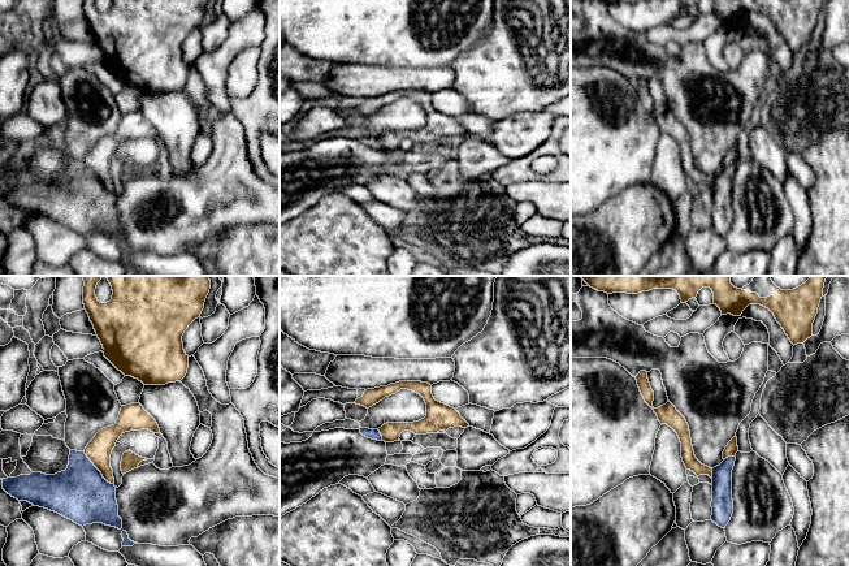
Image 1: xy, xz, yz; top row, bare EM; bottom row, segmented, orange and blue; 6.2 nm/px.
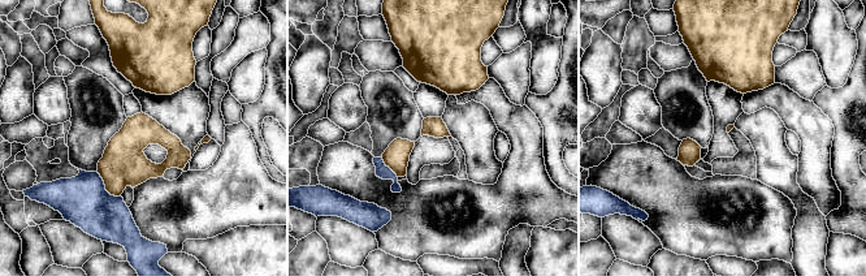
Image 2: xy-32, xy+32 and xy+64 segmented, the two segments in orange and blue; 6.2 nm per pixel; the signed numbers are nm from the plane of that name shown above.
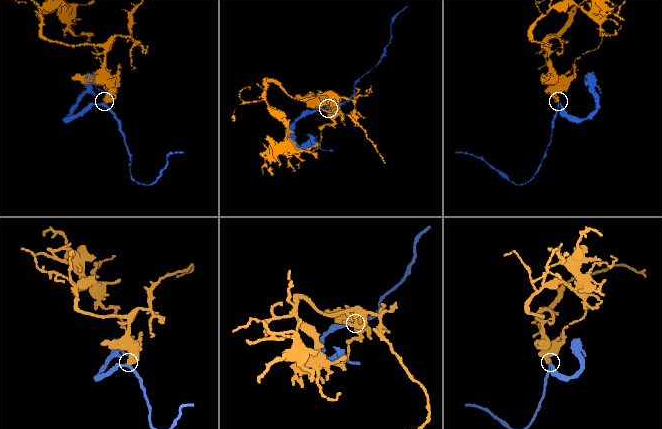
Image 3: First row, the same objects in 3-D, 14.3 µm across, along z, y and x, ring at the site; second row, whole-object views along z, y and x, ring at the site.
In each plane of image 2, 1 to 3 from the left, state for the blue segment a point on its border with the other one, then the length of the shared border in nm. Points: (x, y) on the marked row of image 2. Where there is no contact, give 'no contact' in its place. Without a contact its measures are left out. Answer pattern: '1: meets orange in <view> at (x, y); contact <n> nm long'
1: meets orange in xy-32 at (105, 188); contact 220 nm long
2: meets orange in xy+32 at (388, 165); contact 170 nm long
3: no contact

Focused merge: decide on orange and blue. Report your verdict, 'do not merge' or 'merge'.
do not merge

